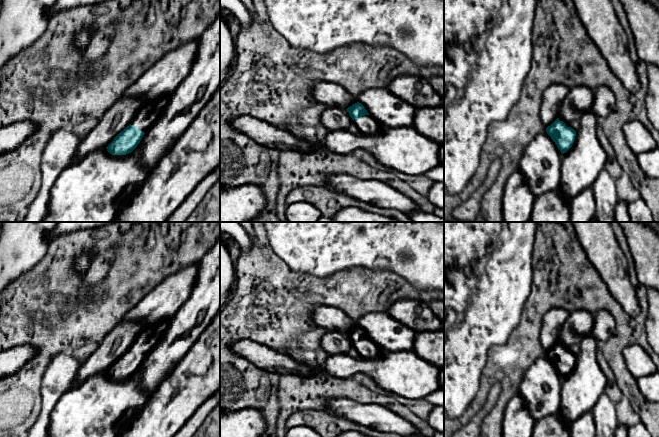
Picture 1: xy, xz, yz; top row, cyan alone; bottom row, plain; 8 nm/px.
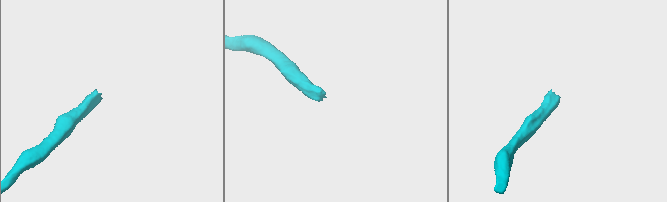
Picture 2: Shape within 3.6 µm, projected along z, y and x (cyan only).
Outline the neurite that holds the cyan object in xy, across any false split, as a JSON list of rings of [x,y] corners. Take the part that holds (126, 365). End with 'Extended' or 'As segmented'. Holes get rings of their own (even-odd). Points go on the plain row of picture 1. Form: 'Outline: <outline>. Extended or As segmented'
Outline: [[[170,319],[162,320],[154,326],[143,327],[131,348],[121,355],[106,371],[112,379],[131,377],[140,367],[145,356],[156,345],[166,330]]]. Extended

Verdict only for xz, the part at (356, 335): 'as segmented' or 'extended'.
extended

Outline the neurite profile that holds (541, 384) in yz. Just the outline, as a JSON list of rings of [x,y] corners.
[[[546,353],[538,358],[522,377],[518,393],[523,397],[533,419],[538,421],[545,416],[558,414],[561,404],[561,385],[563,377],[547,358]]]

